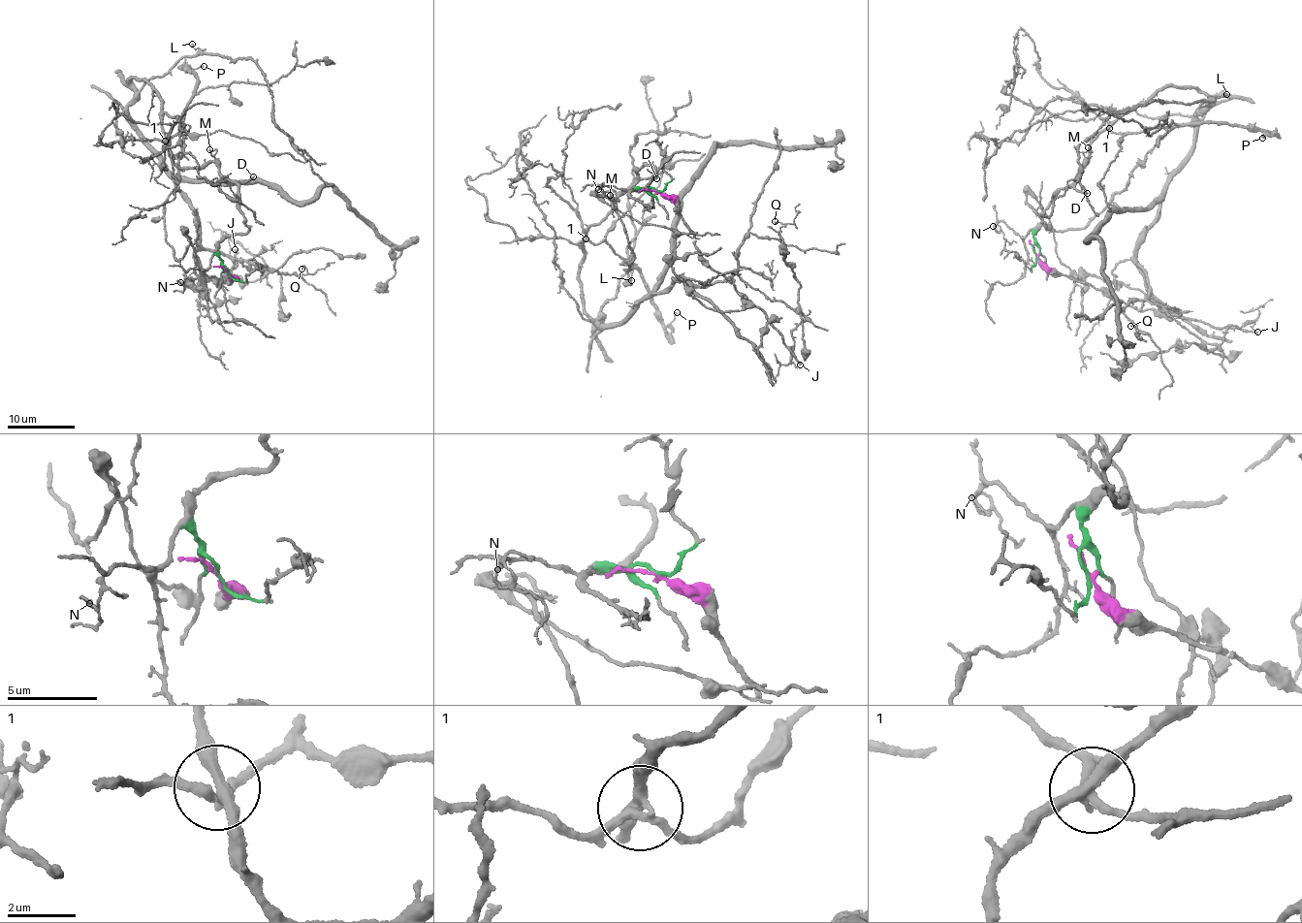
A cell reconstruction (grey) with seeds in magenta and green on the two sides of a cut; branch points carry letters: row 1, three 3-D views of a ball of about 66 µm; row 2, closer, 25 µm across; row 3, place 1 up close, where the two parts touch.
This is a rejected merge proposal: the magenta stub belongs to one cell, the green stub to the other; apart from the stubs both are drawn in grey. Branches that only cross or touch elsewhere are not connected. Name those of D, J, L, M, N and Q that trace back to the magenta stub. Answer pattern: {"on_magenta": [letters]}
{"on_magenta": ["J"]}

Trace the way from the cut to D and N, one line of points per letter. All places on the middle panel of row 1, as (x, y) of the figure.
D: (654, 190), (637, 188), (648, 188), (655, 171), (652, 166), (644, 164), (635, 170), (641, 178), (657, 178)
N: (654, 190), (630, 190), (613, 185), (601, 187), (603, 194), (598, 193), (598, 189)

